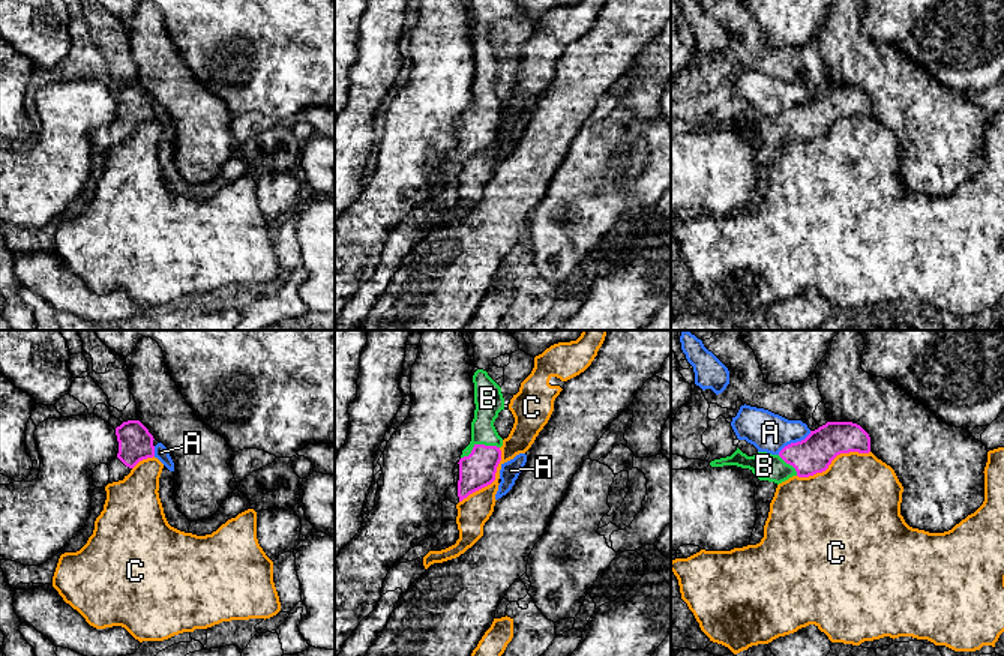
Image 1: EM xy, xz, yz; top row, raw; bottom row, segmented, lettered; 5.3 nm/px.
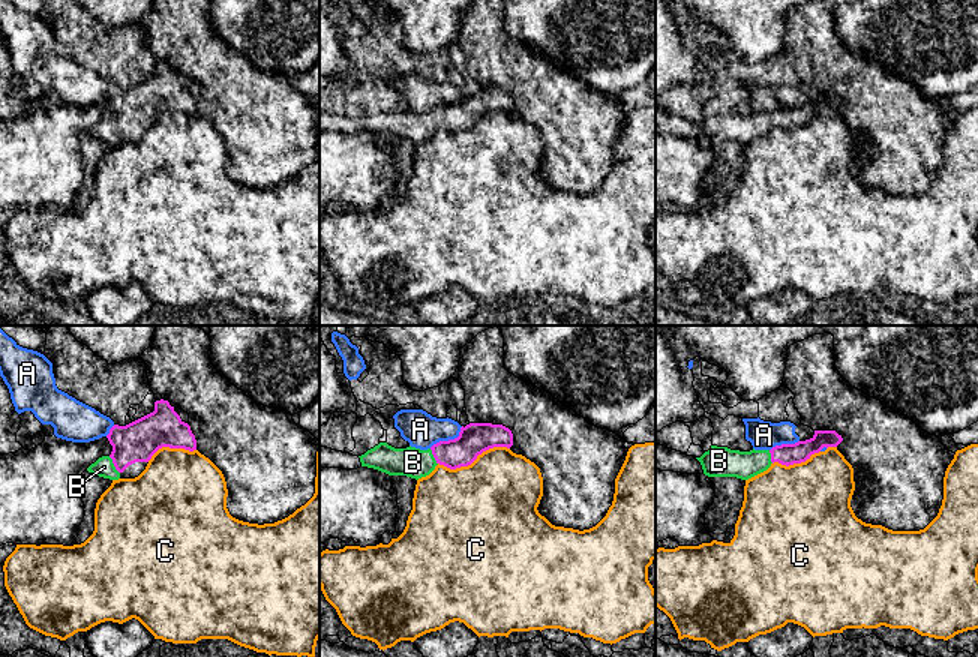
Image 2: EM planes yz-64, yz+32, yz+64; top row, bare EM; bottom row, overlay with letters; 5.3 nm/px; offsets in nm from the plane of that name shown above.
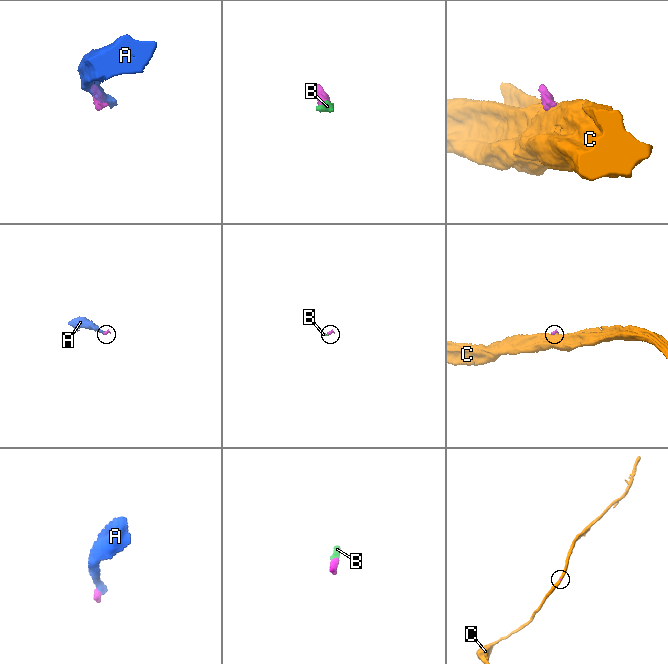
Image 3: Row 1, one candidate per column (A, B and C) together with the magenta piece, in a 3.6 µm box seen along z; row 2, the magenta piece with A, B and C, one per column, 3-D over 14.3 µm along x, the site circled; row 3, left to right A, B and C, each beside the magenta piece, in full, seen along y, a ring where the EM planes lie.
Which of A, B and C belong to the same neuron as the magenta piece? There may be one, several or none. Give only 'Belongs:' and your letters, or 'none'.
Belongs: B

